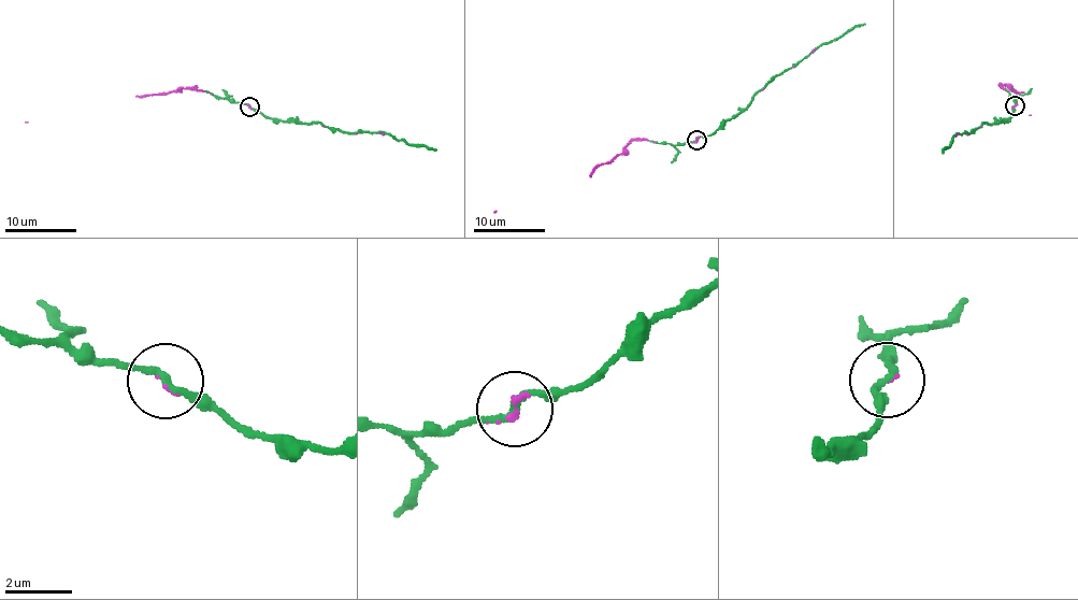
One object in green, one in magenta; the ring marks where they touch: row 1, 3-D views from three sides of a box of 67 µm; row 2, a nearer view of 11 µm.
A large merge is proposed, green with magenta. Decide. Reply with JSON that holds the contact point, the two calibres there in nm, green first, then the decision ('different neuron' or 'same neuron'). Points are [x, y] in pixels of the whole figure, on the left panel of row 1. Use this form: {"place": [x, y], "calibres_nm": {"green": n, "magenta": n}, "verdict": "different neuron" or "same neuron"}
{"place": [249, 106], "calibres_nm": {"green": 200, "magenta": 120}, "verdict": "same neuron"}

